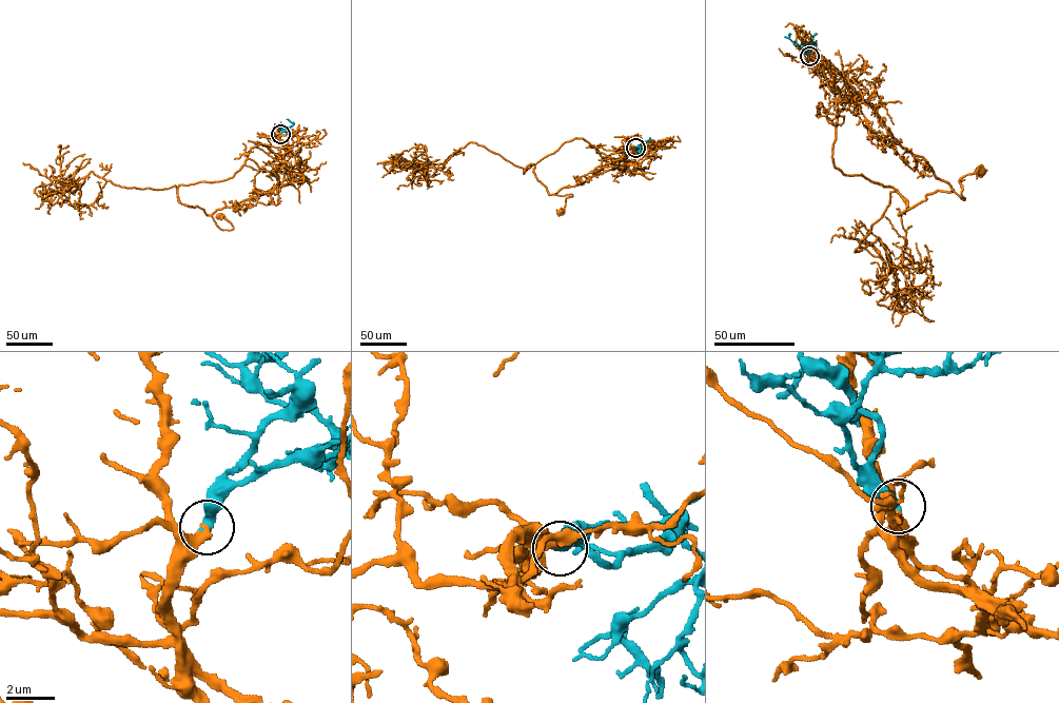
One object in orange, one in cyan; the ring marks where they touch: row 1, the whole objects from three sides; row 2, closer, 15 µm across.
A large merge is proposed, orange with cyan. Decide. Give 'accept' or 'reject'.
accept

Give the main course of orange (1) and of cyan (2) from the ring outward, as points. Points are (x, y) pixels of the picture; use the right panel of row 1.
1: (809, 56), (834, 66), (901, 147), (922, 157), (960, 198), (960, 179), (981, 170)
2: (809, 56), (788, 37), (790, 34)

